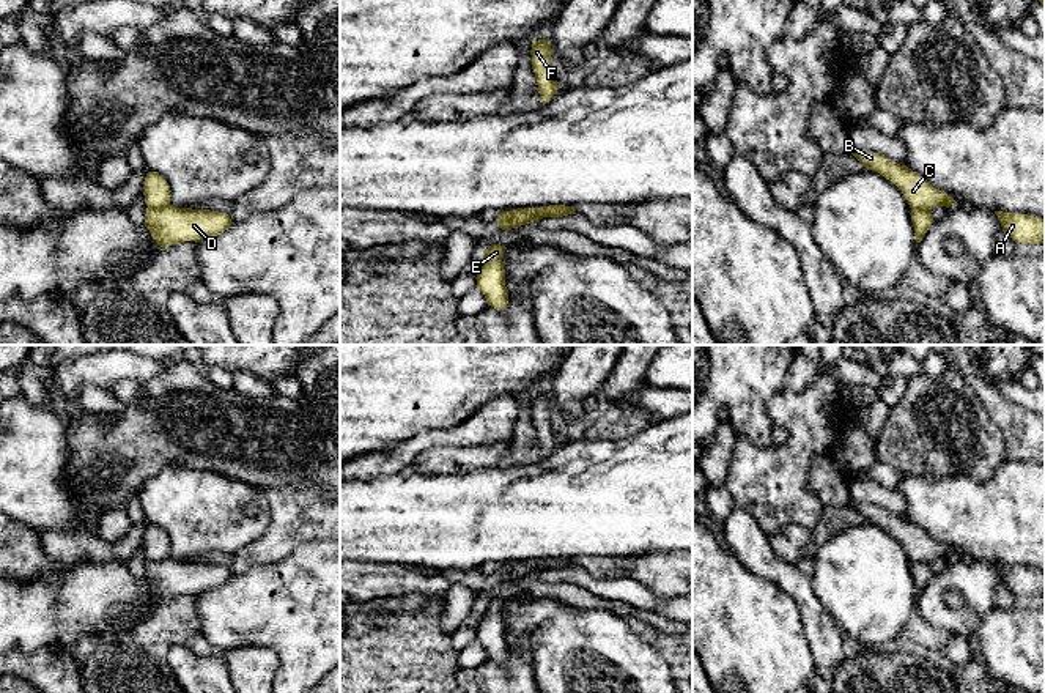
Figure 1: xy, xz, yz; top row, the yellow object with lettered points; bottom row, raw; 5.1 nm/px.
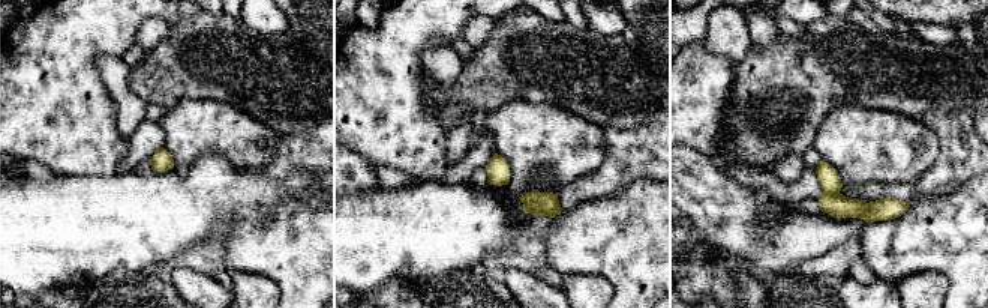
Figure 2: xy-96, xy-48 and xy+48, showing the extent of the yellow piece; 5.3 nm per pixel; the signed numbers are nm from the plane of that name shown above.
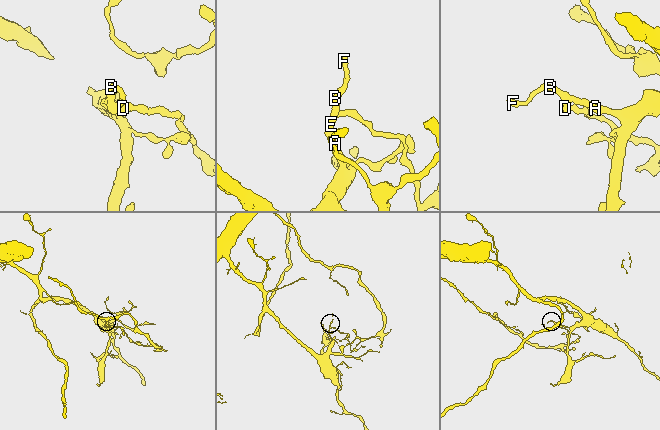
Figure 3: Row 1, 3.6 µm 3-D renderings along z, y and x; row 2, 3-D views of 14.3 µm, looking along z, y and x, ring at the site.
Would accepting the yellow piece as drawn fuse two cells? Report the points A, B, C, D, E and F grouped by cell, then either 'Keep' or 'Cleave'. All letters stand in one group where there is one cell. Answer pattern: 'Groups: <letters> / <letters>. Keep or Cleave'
Groups: A B C E F / D. Cleave

